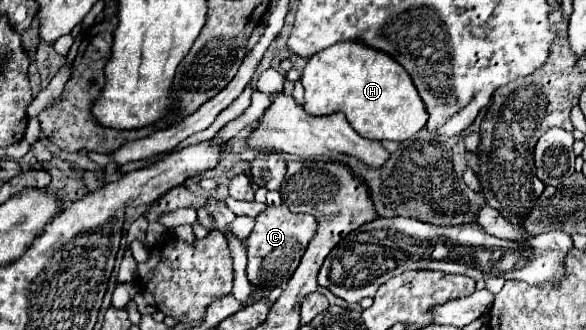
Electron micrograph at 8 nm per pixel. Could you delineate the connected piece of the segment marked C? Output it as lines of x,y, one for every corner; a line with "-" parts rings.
285,204
267,206
255,218
255,226
245,240
249,284
263,286
263,288
277,288
287,284
291,272
297,268
307,248
307,242
315,234
315,228
317,228
317,220
309,214
293,214
285,208

